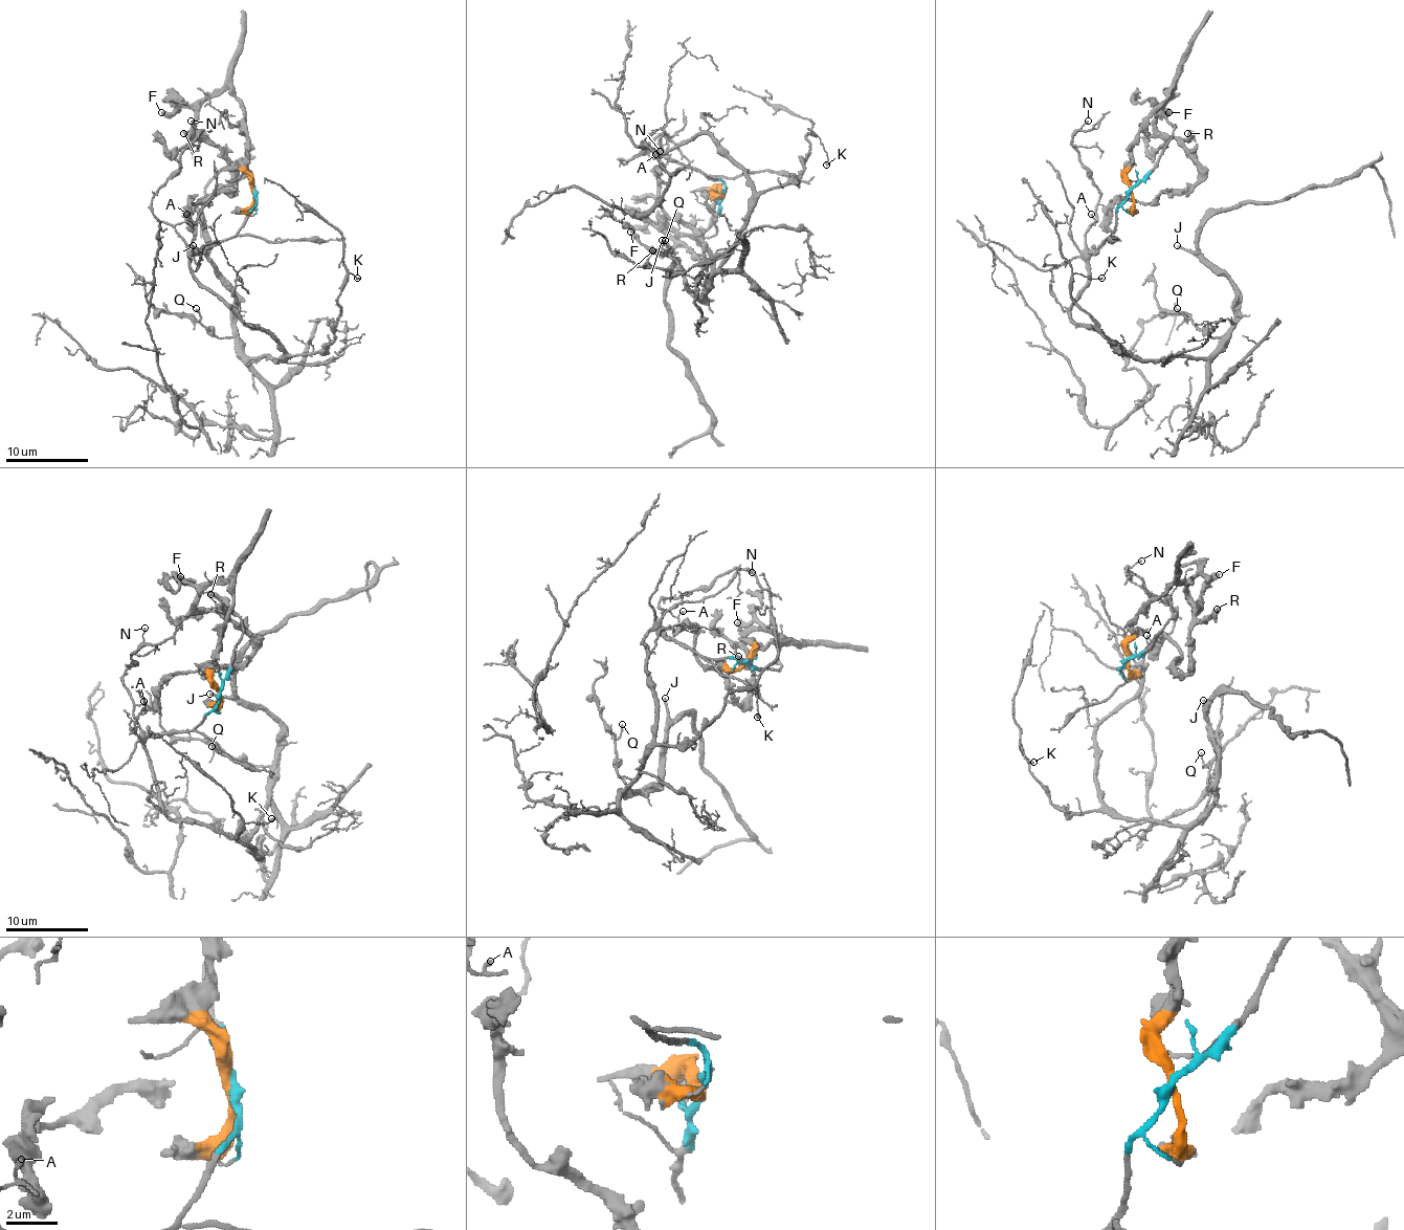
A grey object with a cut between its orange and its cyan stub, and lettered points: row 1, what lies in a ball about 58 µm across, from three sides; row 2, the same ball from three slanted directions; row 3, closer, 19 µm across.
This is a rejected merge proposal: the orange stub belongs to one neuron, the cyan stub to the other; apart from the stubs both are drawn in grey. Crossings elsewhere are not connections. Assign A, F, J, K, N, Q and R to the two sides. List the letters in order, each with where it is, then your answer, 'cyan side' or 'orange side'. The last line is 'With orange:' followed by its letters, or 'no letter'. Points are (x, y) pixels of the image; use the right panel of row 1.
A: (1091, 214) | cyan side
F: (1168, 112) | orange side
J: (1177, 245) | cyan side
K: (1101, 278) | cyan side
N: (1088, 121) | cyan side
Q: (1177, 308) | cyan side
R: (1187, 133) | orange side
With orange: F, R

